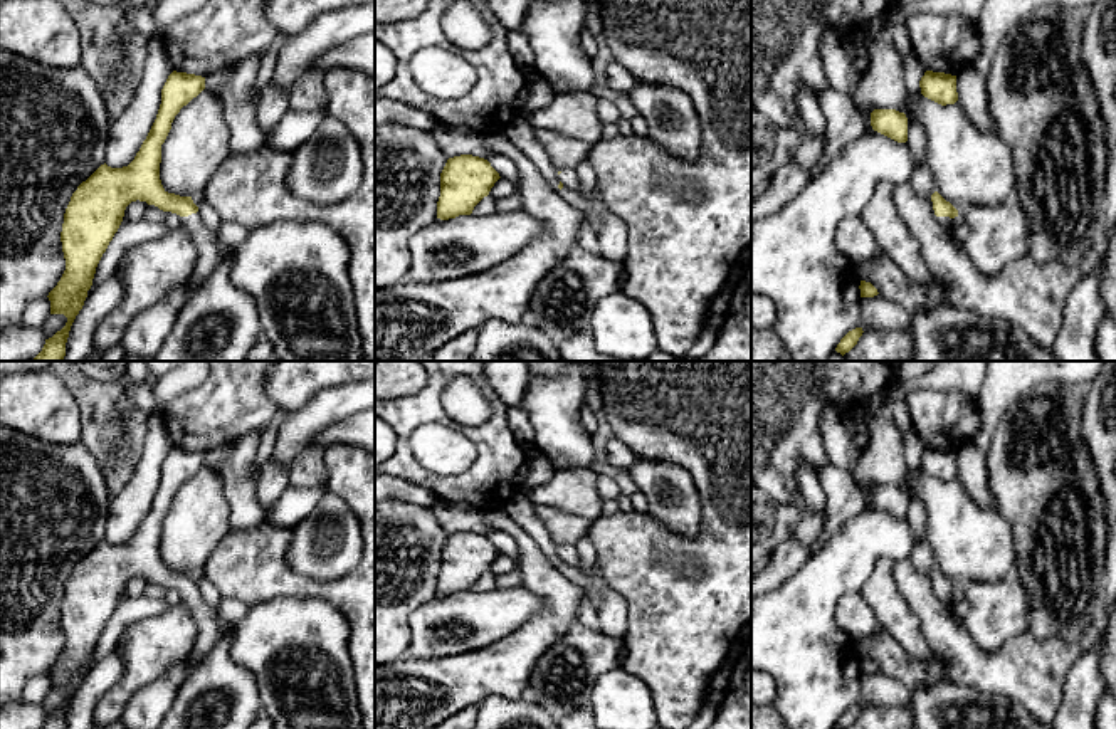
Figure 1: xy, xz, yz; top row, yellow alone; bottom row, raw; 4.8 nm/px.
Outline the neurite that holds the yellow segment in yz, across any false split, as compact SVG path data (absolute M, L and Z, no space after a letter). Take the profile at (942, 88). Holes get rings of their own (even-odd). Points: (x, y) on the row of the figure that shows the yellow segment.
M926 71L919 81L921 94L941 106L958 101L956 76Z

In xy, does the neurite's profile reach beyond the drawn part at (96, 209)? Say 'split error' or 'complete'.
split error

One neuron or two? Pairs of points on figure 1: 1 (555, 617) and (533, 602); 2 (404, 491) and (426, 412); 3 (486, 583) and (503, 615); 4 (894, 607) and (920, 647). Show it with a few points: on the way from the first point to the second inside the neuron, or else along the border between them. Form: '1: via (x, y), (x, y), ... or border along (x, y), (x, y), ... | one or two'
1: border along (523, 585), (535, 592), (545, 605), (513, 632) | two
2: border along (392, 474), (431, 489), (441, 503) | two
3: border along (494, 587), (484, 592), (471, 590) | two
4: via (896, 617), (910, 637) | one

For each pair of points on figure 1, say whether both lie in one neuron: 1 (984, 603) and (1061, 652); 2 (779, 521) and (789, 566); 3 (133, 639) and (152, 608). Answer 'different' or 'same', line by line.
1: different
2: different
3: different

